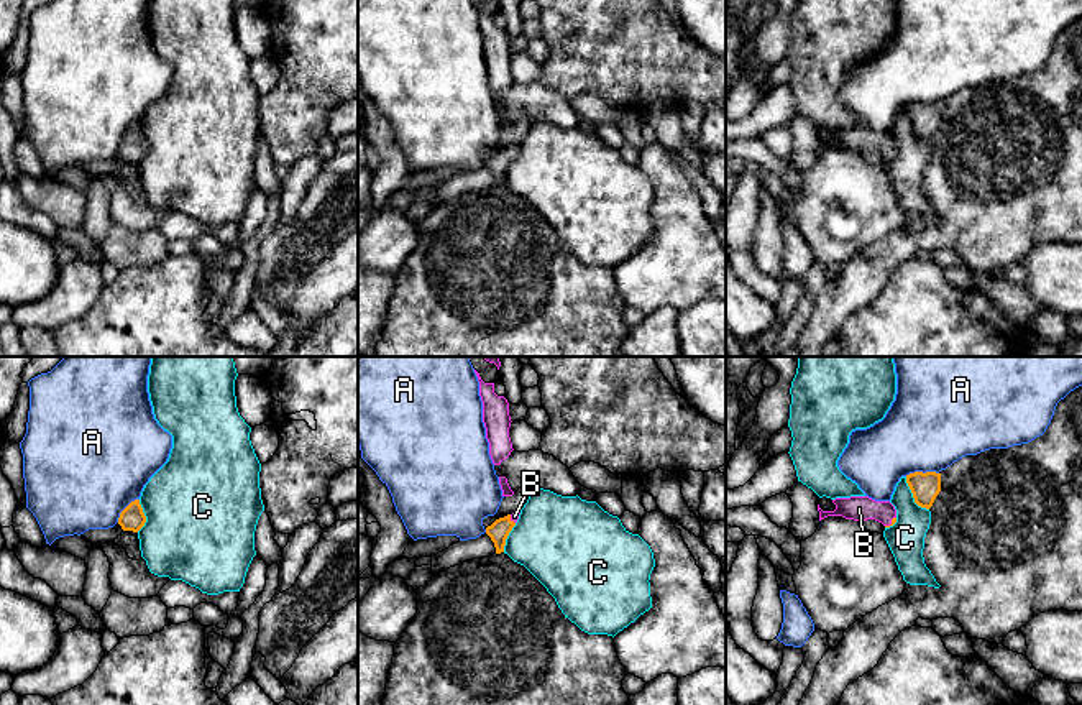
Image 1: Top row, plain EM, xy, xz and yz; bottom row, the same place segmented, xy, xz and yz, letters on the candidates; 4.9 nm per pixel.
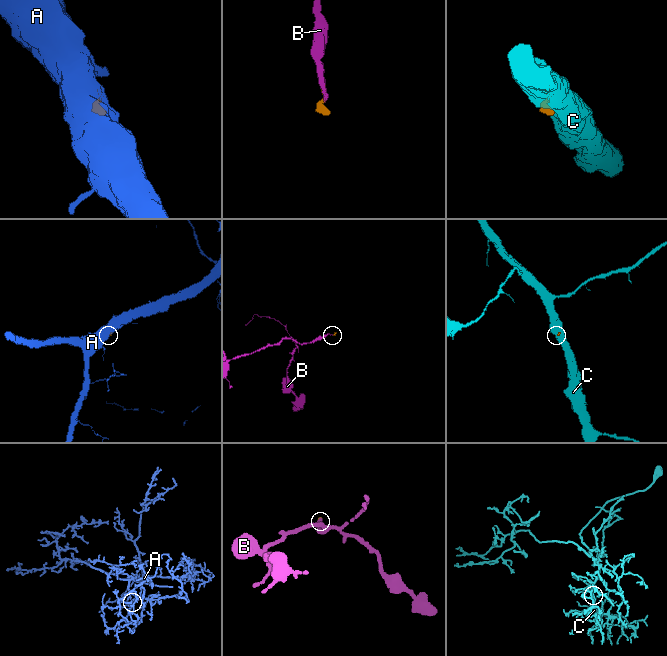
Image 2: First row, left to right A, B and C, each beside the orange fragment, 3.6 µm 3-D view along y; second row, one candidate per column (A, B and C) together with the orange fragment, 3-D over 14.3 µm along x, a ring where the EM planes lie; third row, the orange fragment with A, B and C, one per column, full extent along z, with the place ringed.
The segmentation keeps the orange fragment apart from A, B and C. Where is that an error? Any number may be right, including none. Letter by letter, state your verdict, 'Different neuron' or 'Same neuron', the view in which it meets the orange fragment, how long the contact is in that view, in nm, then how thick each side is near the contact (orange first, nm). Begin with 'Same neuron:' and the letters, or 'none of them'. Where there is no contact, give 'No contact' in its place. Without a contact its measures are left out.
Same neuron: B
A: Different neuron. Touches orange in yz. Shared border 170 nm. Thickness 140 nm (orange) against 440 nm
B: Same neuron. Touches orange in yz. Shared border 80 nm. Thickness 20 nm (orange) against 130 nm
C: Different neuron. Touches orange in yz. Shared border 200 nm. Thickness 140 nm (orange) against 180 nm

